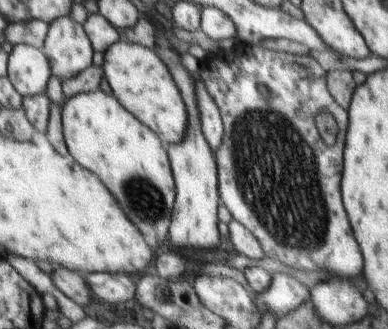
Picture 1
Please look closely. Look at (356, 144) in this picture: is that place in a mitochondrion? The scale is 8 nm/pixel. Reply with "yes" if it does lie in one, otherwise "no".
no

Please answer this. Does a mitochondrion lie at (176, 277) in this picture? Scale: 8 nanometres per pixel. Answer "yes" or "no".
no

